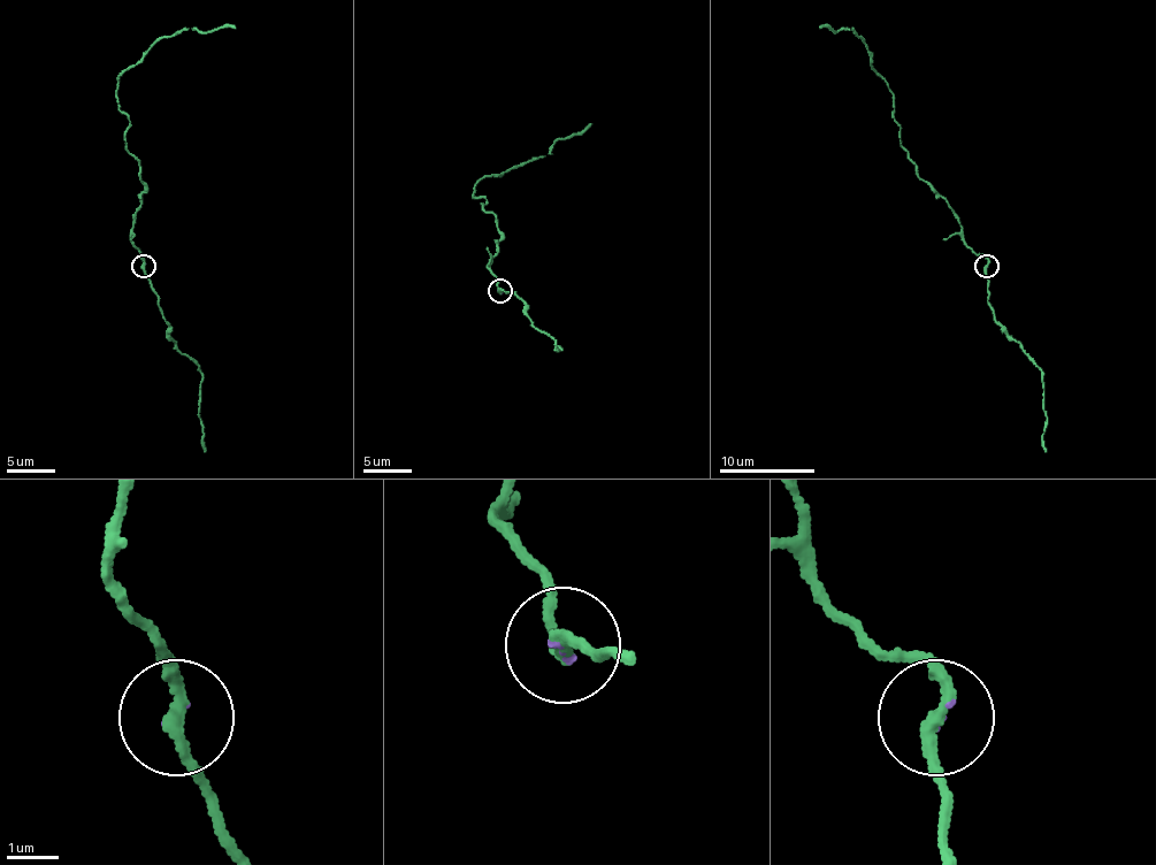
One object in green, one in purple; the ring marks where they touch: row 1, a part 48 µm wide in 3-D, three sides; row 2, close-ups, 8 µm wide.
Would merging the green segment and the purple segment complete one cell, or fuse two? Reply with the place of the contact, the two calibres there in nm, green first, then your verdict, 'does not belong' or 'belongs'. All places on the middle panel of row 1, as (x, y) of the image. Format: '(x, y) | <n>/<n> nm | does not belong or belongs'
(499, 290) | 240/70 nm | belongs

